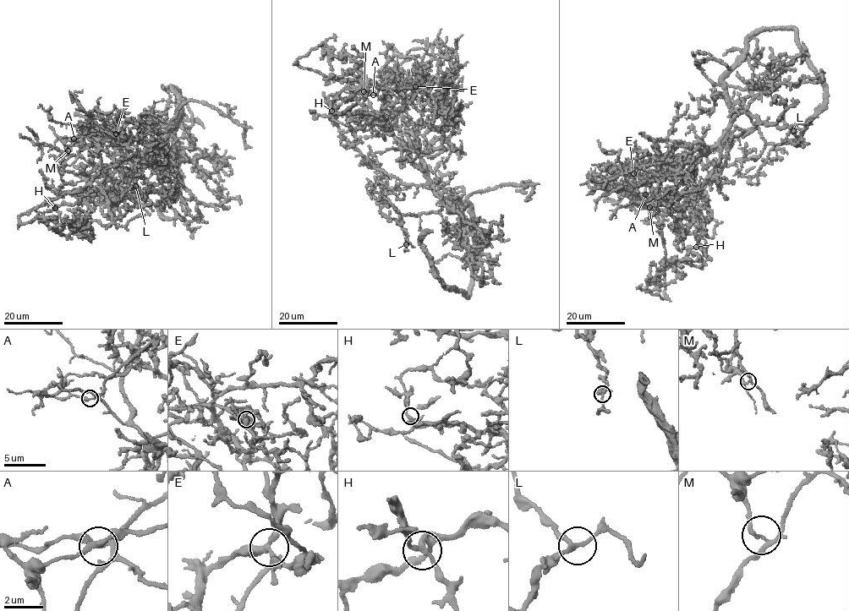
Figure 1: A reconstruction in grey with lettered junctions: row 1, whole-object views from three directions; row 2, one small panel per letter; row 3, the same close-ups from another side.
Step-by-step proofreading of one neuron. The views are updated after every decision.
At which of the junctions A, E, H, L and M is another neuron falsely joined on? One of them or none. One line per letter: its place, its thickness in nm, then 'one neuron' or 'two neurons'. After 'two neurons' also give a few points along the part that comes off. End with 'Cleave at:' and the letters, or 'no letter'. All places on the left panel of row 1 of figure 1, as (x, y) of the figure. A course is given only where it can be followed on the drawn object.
A: (73, 139) | 200 nm | one neuron
E: (116, 133) | 200 nm | one neuron
H: (55, 208) | 200 nm | one neuron
L: (135, 186) | 190 nm | one neuron
M: (68, 150) | 170 nm | two neurons | (68, 150), (93, 133), (99, 173), (19, 224), (48, 216), (77, 229), (84, 219), (76, 224), (88, 239)
Cleave at: M

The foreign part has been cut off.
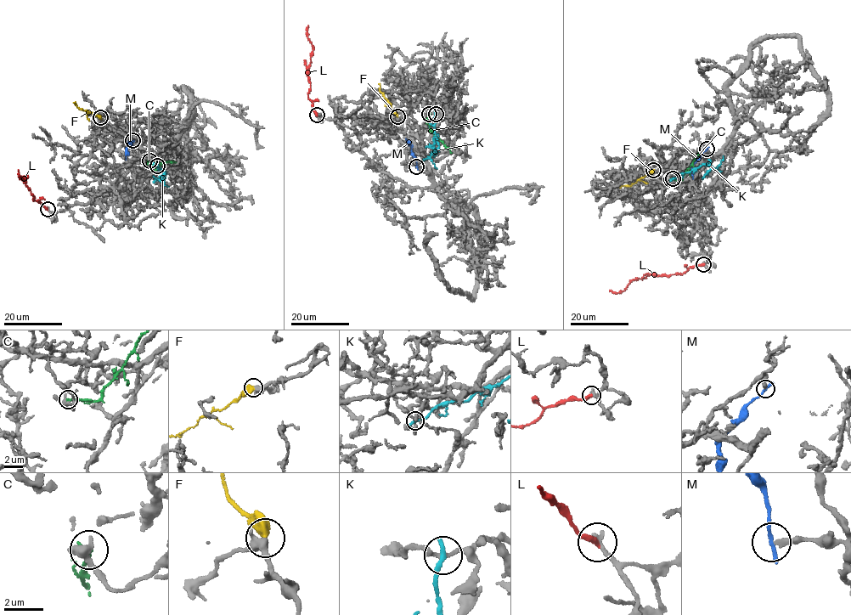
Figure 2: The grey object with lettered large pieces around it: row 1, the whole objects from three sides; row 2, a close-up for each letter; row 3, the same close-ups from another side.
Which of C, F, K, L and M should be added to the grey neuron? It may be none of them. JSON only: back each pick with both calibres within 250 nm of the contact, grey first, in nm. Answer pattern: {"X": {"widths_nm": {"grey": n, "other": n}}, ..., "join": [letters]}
{"join": []}

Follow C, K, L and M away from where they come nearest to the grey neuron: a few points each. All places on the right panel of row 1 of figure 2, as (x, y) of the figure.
C: (671, 179), (681, 179), (702, 149)
K: (673, 178), (704, 165), (717, 167), (724, 155)
L: (703, 263), (689, 268), (684, 273), (668, 276), (648, 274), (632, 279), (623, 291), (614, 293), (610, 290)
M: (706, 149), (692, 165), (692, 178)

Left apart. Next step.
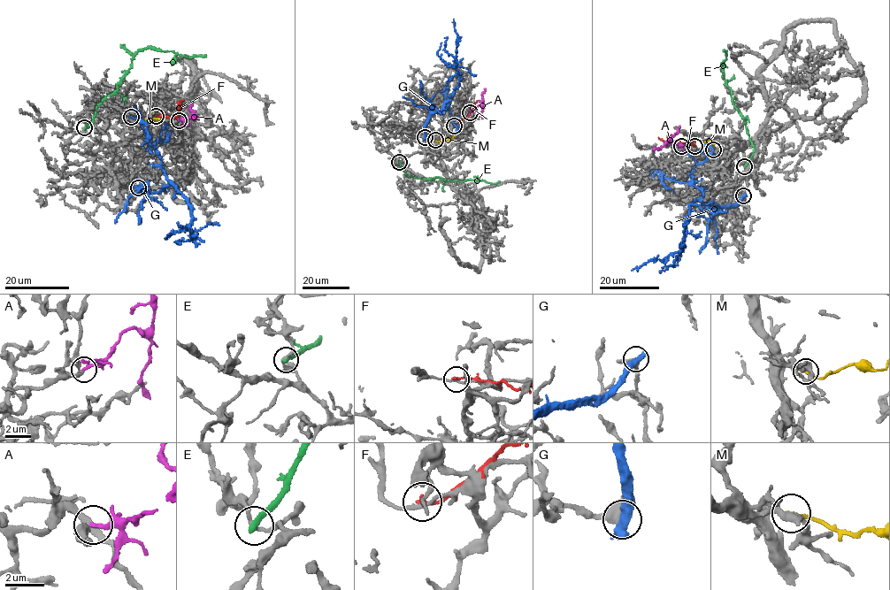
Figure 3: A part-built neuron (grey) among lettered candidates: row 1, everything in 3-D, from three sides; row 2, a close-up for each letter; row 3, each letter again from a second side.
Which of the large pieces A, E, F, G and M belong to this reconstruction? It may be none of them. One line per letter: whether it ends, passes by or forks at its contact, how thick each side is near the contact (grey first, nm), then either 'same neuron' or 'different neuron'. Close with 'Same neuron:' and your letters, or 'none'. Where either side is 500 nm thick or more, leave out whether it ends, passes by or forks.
A: it ends; calibres 280 and 240 nm; same neuron
E: it ends; calibres 180 and 340 nm; different neuron
F: it ends; calibres 160 and 200 nm; different neuron
G: calibres 400 and 600 nm; different neuron
M: it ends; calibres 380 and 220 nm; different neuron
Same neuron: A

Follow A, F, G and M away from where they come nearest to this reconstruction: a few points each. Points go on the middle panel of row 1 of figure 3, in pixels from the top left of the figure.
A: (470, 112), (481, 105), (481, 95), (486, 88)
F: (454, 126), (466, 118), (479, 100)
G: (425, 137), (424, 129), (432, 114), (441, 109), (458, 85), (460, 76), (455, 57), (457, 34), (453, 19)
M: (435, 141), (448, 140), (456, 132)

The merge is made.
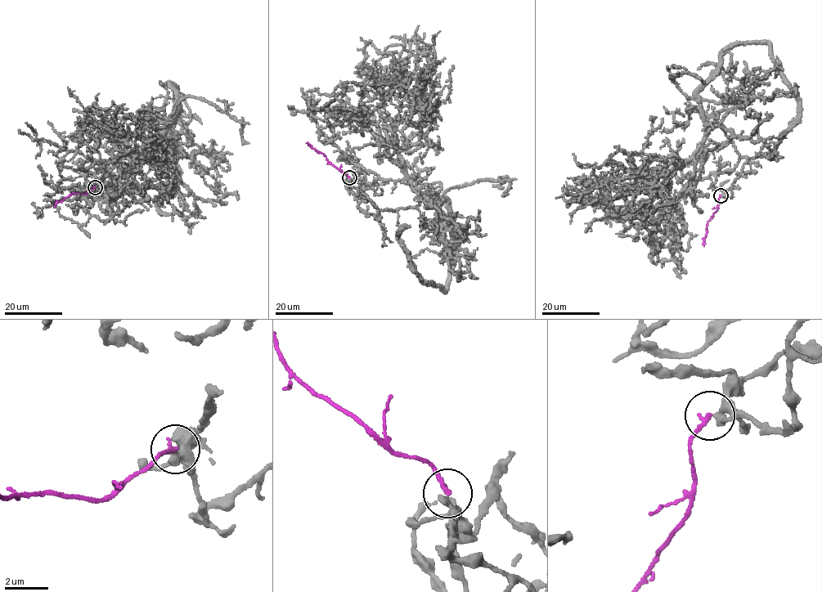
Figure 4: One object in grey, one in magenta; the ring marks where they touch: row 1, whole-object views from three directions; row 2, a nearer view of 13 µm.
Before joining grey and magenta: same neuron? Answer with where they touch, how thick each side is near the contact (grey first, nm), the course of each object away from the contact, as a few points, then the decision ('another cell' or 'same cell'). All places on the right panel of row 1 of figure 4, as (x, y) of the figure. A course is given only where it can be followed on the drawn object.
(720, 195) | 240/200 nm | grey via (721, 195), (747, 159), (707, 121), (696, 91), (727, 47), (767, 42), (796, 94), (770, 155) | magenta via (720, 195), (717, 210), (707, 222), (704, 246) | another cell

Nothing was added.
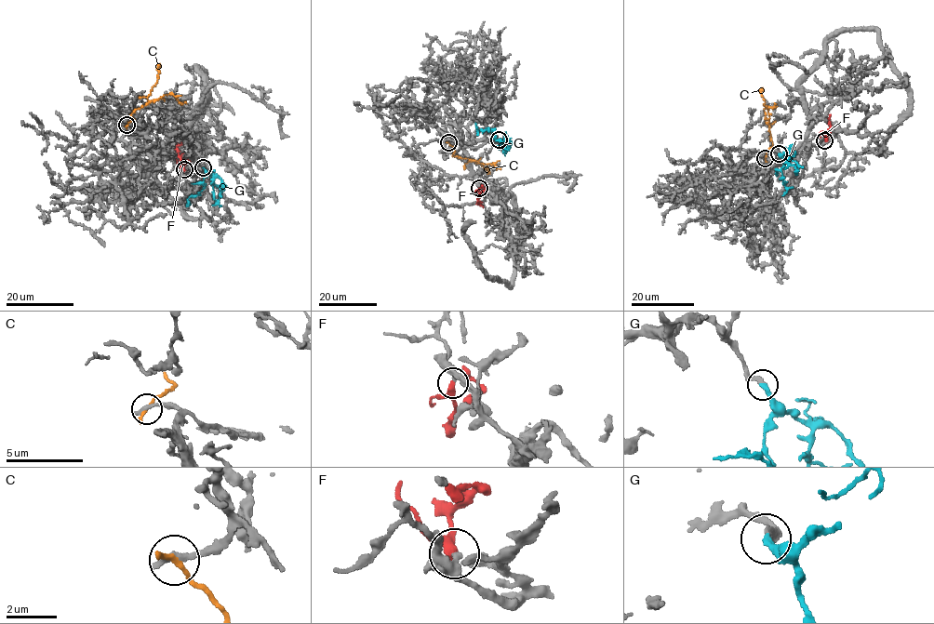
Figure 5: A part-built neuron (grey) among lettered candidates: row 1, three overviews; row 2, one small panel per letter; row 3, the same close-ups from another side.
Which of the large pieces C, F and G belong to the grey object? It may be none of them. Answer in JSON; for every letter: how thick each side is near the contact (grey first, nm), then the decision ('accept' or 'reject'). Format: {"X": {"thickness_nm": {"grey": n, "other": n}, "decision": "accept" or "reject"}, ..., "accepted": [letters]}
{"C": {"thickness_nm": {"grey": 320, "other": 240}, "decision": "reject"}, "F": {"thickness_nm": {"grey": 240, "other": 420}, "decision": "accept"}, "G": {"thickness_nm": {"grey": 260, "other": 300}, "decision": "accept"}, "accepted": ["F", "G"]}

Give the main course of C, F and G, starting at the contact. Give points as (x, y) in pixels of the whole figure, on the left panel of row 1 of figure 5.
C: (127, 125), (133, 119), (131, 114), (146, 103), (150, 90), (156, 82), (157, 64)
F: (183, 169), (176, 147), (181, 143)
G: (203, 167), (222, 180), (224, 188), (218, 202), (220, 206)

